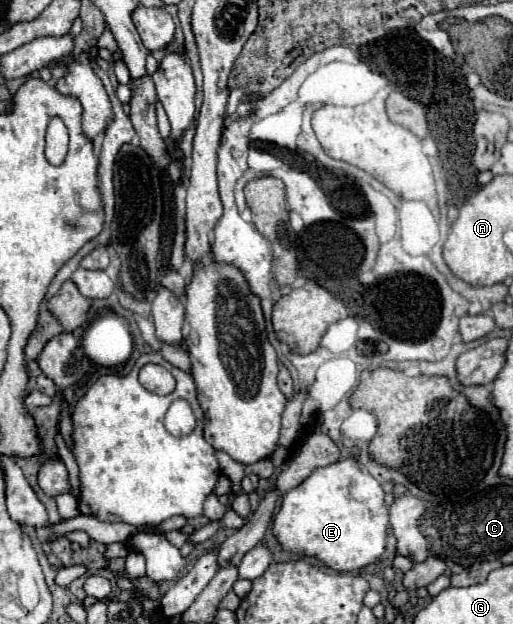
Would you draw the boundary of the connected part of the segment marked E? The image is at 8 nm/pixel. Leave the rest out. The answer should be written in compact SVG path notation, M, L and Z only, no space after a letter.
M345 458L313 474L283 496L279 514L273 520L273 534L283 550L315 556L339 572L353 572L373 564L387 542L389 512L381 484L359 468L355 458Z

